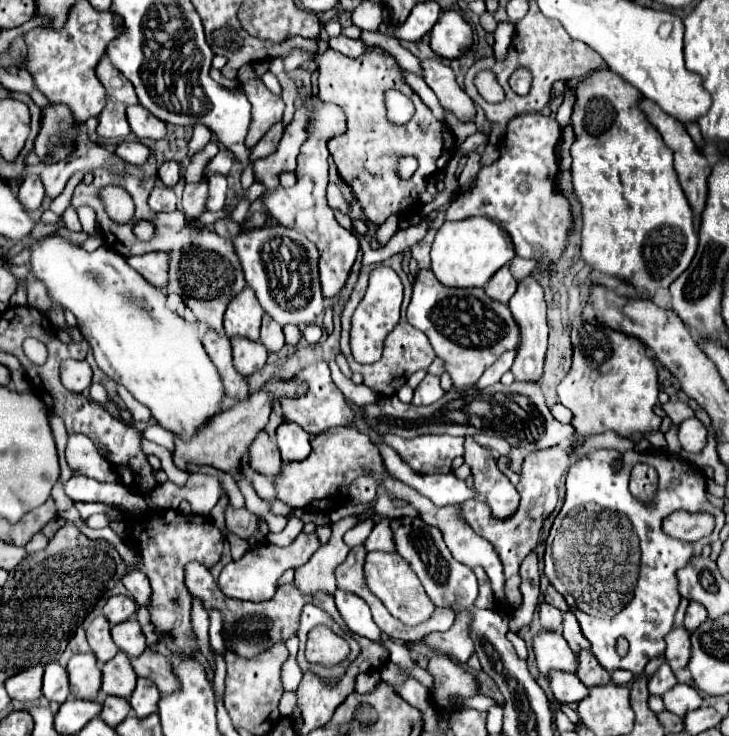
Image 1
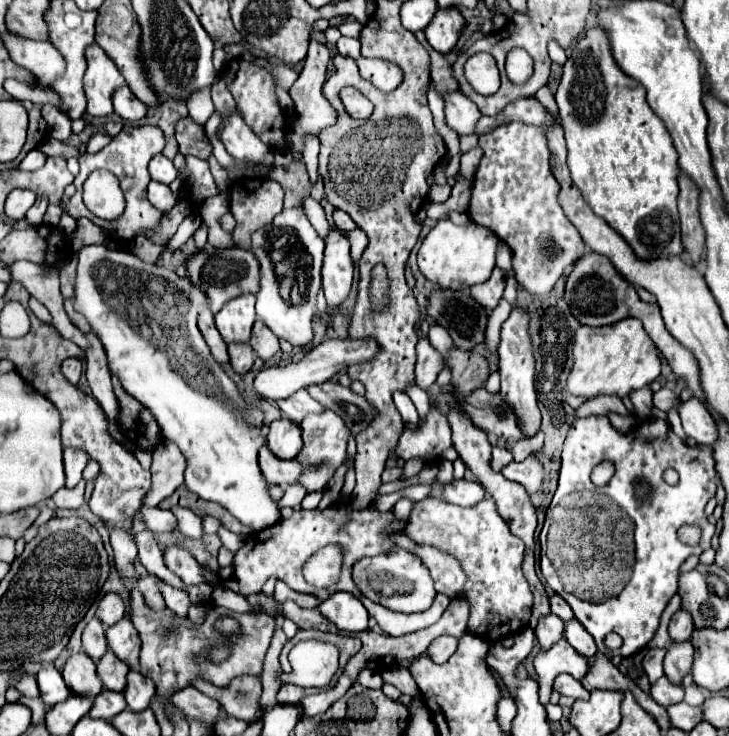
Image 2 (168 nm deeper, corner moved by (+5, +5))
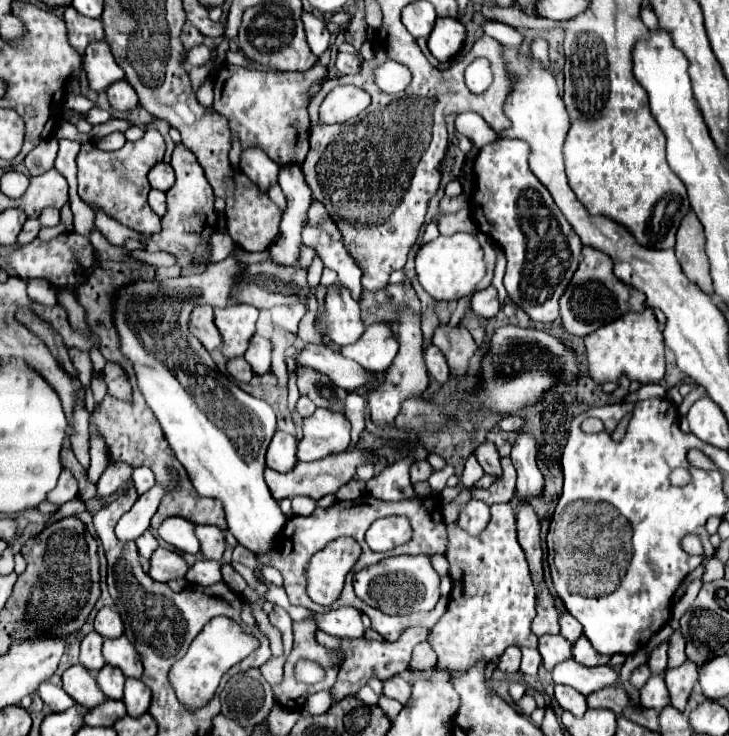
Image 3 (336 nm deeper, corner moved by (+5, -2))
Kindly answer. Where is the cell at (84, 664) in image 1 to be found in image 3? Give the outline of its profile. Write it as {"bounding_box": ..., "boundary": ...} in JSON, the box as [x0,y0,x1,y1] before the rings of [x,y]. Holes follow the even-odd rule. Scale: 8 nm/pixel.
{"bounding_box":[63,664,105,708],"boundary":[[[75,664],[63,672],[63,690],[85,708],[99,706],[105,700],[105,694],[99,690],[95,678],[81,664]]]}

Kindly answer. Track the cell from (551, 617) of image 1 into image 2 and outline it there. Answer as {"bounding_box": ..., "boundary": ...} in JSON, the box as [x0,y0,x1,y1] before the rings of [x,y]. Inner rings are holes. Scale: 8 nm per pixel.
{"bounding_box":[535,613,565,649],"boundary":[[[553,613],[541,617],[535,627],[535,635],[539,639],[539,645],[543,649],[549,649],[555,641],[559,641],[563,637],[563,627],[565,627],[565,623],[561,619],[557,619],[557,615],[553,615]]]}

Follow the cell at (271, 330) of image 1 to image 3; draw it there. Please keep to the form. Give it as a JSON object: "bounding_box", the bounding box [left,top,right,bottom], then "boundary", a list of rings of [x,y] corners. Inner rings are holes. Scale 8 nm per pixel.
{"bounding_box":[245,334,271,374],"boundary":[[[255,334],[245,352],[245,360],[251,364],[253,374],[267,374],[271,368],[271,342],[259,334]]]}

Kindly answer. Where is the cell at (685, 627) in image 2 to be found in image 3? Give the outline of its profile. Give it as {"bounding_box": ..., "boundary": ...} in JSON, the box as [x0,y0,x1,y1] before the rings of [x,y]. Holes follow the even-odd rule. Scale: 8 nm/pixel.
{"bounding_box":[667,632,687,668],"boundary":[[[675,632],[669,638],[669,662],[667,662],[667,668],[677,668],[685,660],[687,660],[687,656],[685,656],[685,640],[681,638],[679,632]]]}

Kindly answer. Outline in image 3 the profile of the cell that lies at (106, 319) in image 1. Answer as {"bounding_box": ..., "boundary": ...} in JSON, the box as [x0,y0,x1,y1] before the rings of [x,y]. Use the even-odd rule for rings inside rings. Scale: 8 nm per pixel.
{"bounding_box":[115,254,287,556],"boundary":[[[231,254],[221,262],[209,264],[203,274],[191,274],[187,278],[167,278],[161,282],[135,282],[119,292],[115,306],[115,326],[121,338],[121,350],[135,366],[137,382],[147,400],[147,406],[157,416],[171,450],[185,466],[197,494],[219,498],[227,514],[229,532],[237,538],[239,544],[249,548],[255,556],[261,556],[275,550],[275,538],[287,522],[287,516],[279,510],[277,500],[271,496],[263,480],[265,450],[277,430],[275,412],[267,402],[243,392],[235,382],[231,384],[231,380],[217,370],[203,344],[187,328],[189,314],[195,306],[227,306],[231,302],[231,292],[237,286],[237,276],[243,268],[245,264]]]}

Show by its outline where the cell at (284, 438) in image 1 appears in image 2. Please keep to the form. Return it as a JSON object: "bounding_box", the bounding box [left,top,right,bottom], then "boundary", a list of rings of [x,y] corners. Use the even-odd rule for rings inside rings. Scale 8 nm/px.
{"bounding_box":[267,417,303,459],"boundary":[[[287,417],[273,421],[269,425],[267,445],[279,459],[293,459],[303,447],[301,427]]]}

